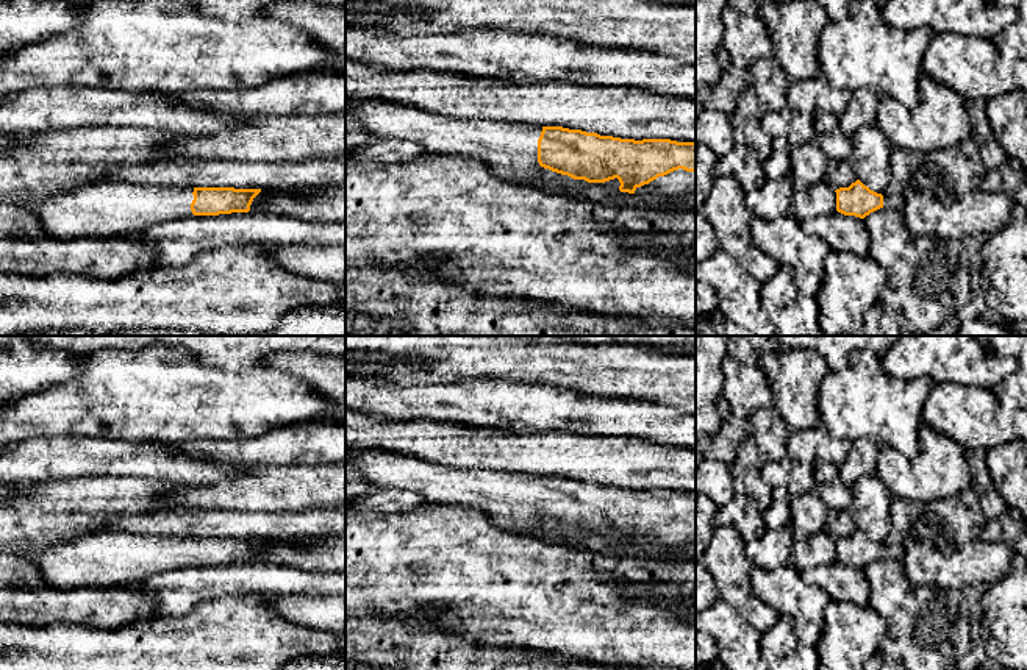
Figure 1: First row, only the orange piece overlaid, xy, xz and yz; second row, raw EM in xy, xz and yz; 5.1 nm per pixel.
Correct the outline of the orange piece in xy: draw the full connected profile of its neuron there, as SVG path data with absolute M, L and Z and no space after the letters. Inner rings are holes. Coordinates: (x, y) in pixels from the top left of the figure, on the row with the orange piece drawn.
M109 180L28 208L53 239L123 236L191 216L249 212L261 189L144 186Z

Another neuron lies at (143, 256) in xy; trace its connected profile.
M0 200L0 273L47 276L63 272L111 278L155 269L158 264L153 250L144 244L144 233L136 230L123 236L53 239L28 208Z

